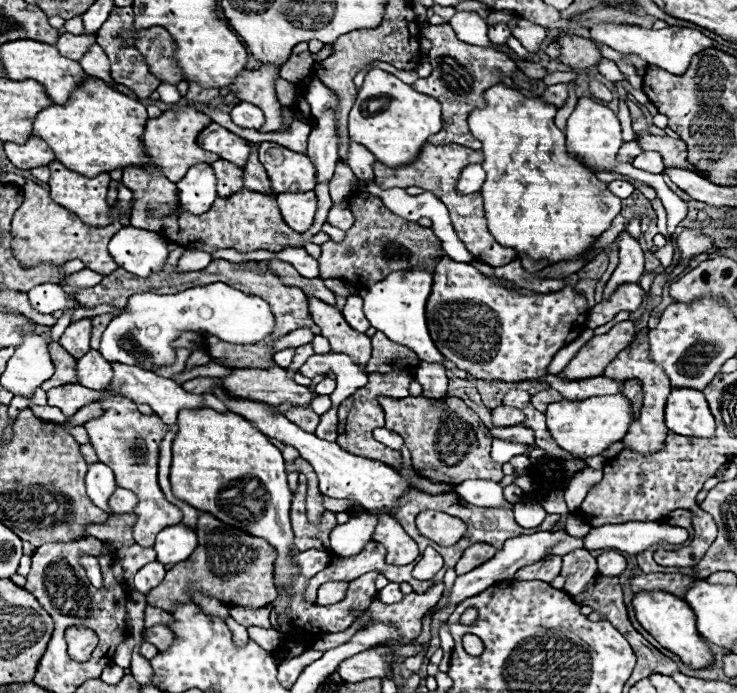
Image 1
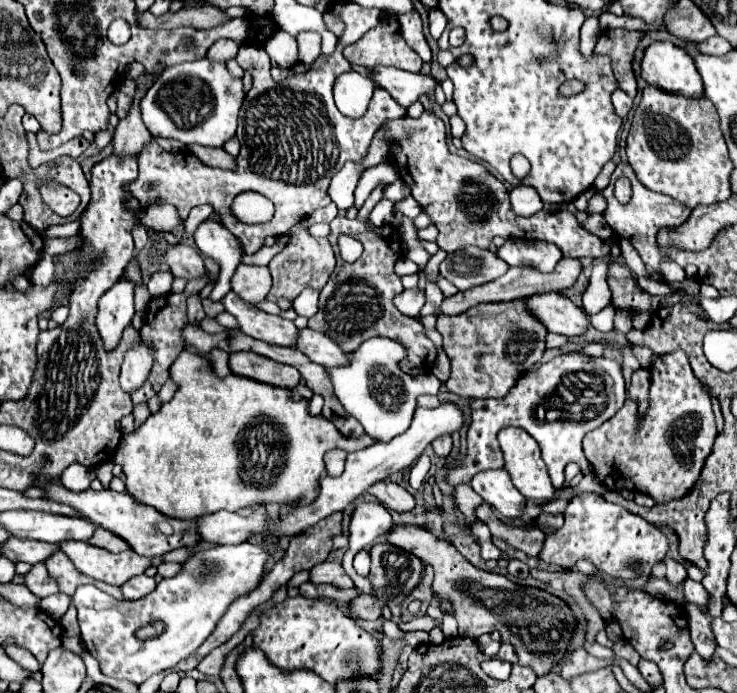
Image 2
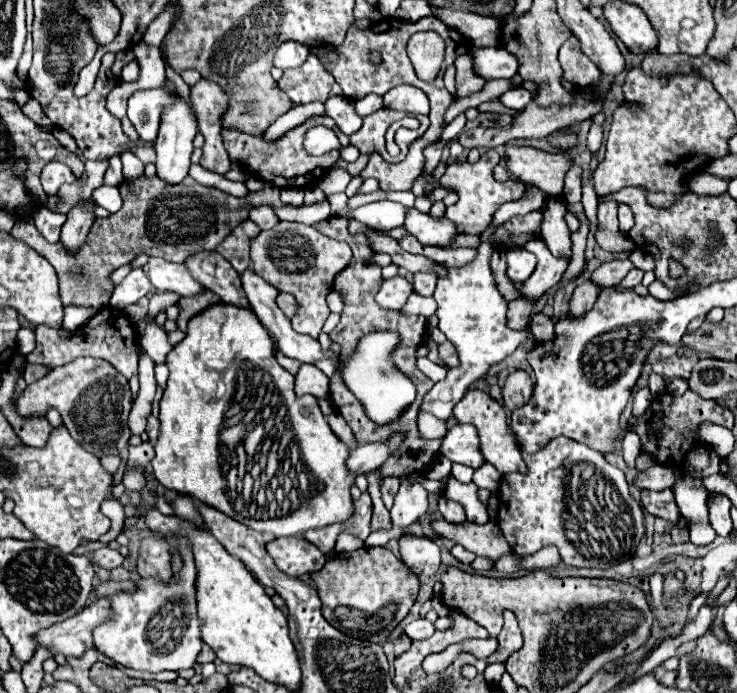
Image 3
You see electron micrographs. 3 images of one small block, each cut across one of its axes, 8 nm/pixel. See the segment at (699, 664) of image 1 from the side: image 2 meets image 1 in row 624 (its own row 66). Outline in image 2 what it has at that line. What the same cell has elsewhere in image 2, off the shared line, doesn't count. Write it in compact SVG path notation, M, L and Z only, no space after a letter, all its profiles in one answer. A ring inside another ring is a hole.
M654 42L646 48L642 76L650 86L686 98L702 98L704 88L694 58L672 42Z

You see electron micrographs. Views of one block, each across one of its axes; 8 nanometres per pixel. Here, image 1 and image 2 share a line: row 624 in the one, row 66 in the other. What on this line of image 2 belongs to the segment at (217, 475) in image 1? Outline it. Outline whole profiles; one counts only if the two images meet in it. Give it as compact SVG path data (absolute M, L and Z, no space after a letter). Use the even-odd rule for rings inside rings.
M276 32L266 44L264 44L268 56L280 66L280 68L292 68L298 62L298 46L296 38L286 32Z

